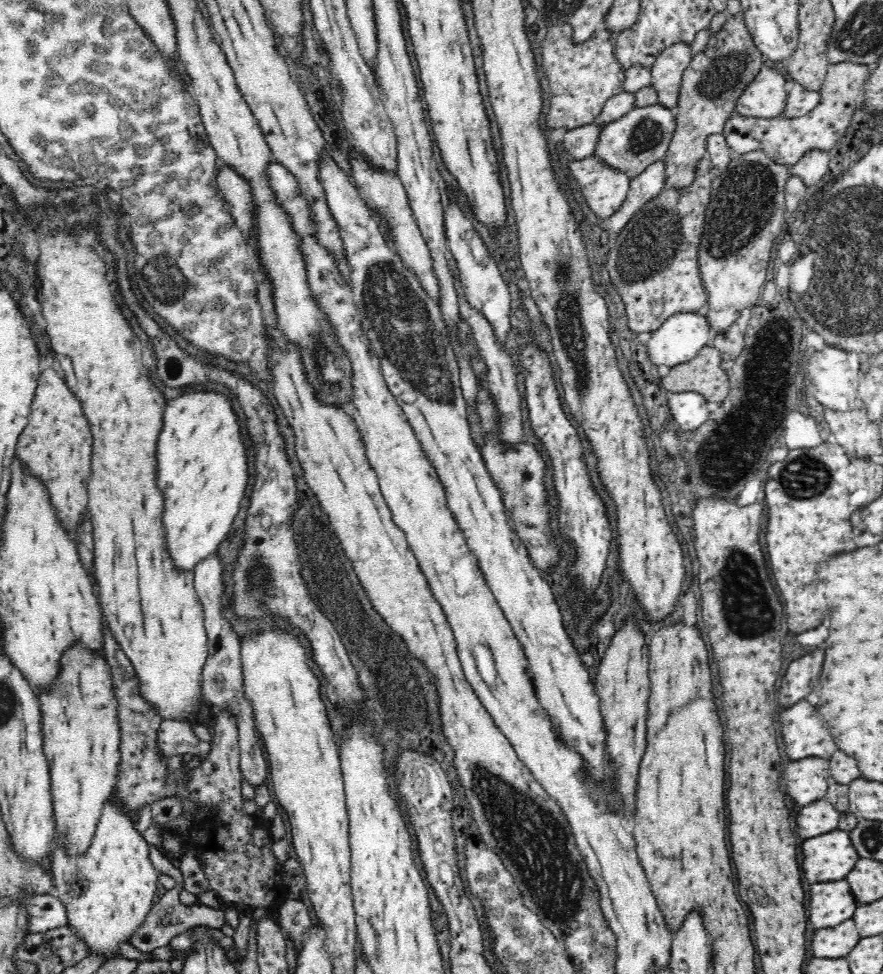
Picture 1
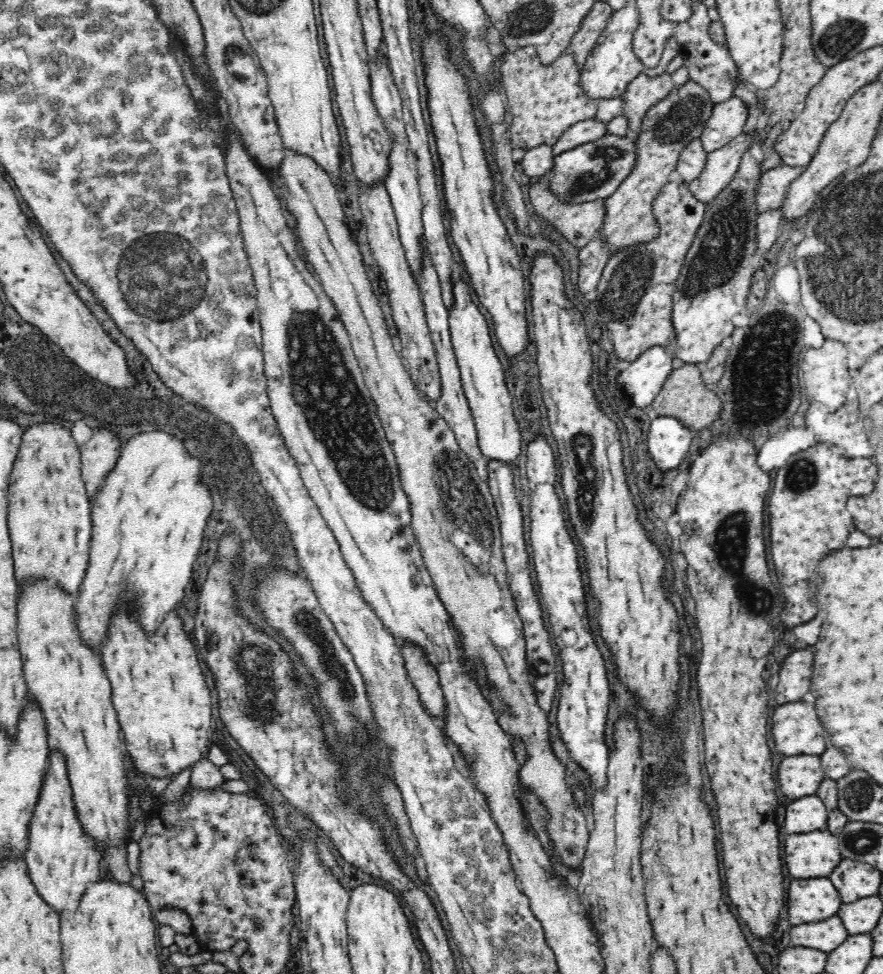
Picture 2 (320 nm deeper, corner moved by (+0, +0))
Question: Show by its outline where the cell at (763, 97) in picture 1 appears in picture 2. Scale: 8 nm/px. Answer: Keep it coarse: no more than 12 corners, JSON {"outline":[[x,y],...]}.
{"outline":[[736,97],[716,103],[699,139],[706,154],[742,133],[748,118]]}

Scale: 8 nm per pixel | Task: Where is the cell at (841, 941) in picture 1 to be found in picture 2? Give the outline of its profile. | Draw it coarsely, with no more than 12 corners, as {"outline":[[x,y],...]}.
{"outline":[[838,916],[793,926],[794,947],[828,953],[848,938]]}

